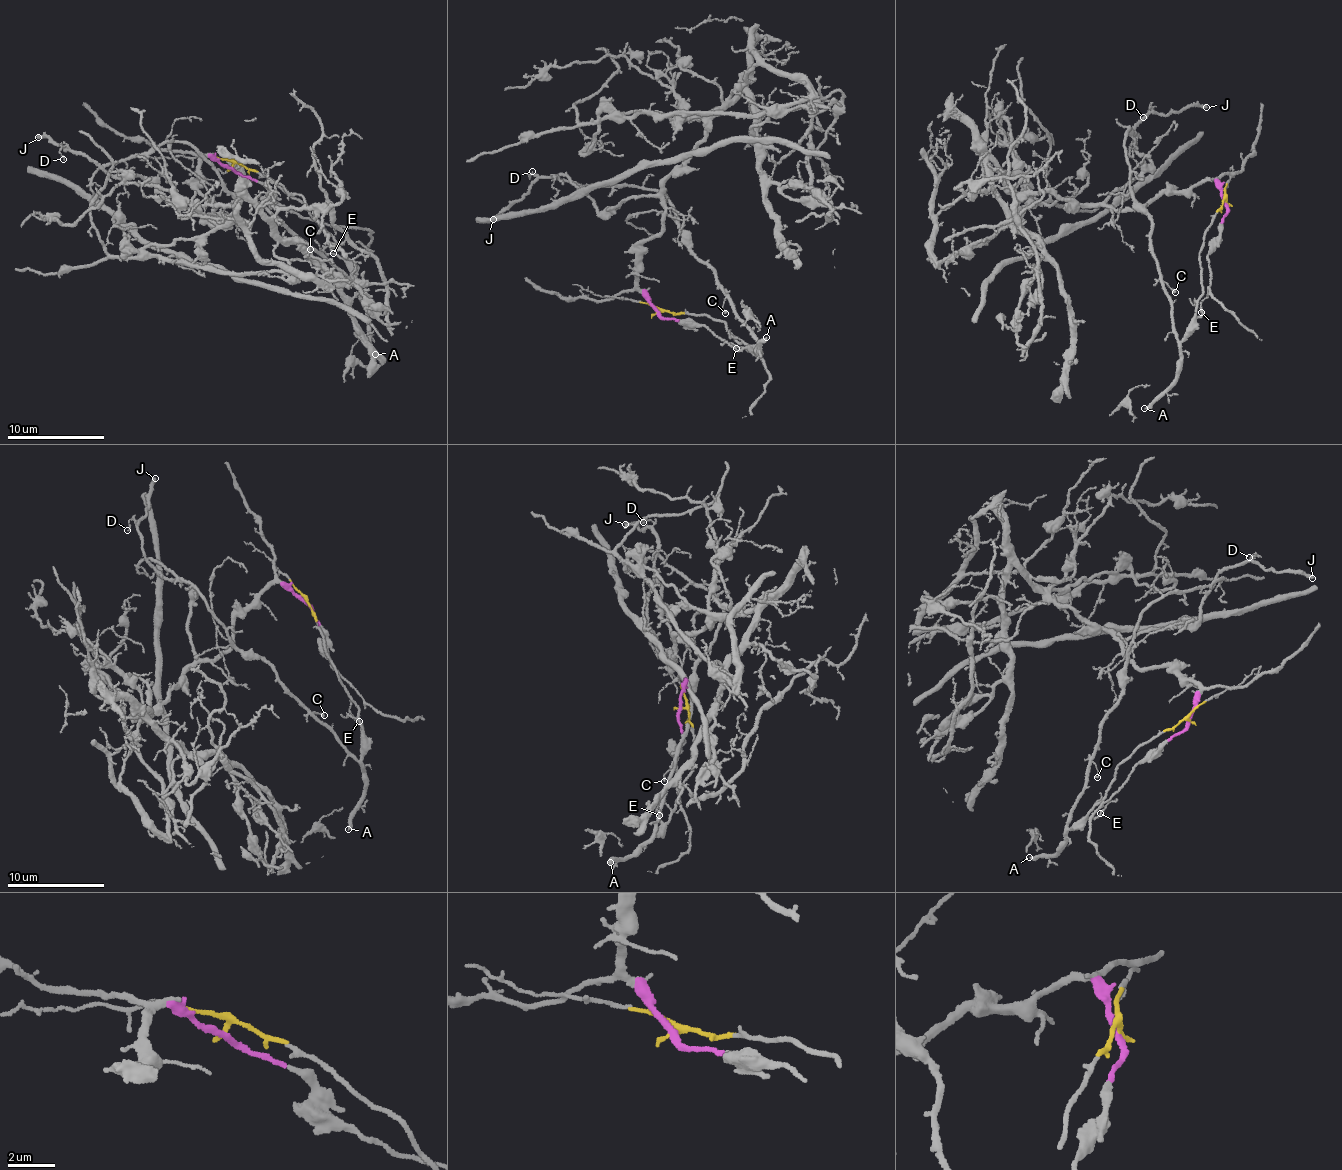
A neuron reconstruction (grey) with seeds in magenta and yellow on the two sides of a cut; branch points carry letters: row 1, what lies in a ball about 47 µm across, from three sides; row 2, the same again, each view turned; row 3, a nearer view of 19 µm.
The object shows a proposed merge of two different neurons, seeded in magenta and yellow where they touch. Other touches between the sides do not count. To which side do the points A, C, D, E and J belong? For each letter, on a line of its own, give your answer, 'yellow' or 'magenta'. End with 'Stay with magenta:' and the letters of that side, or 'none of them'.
A: yellow
C: yellow
D: magenta
E: yellow
J: magenta
Stay with magenta: D, J

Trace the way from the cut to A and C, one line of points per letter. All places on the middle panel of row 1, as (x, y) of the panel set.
A: (658, 313), (708, 315), (724, 321), (725, 328), (749, 350), (757, 346), (756, 354), (758, 343), (767, 336)
C: (658, 313), (719, 319), (748, 349), (756, 342), (727, 299), (723, 303), (726, 312)

